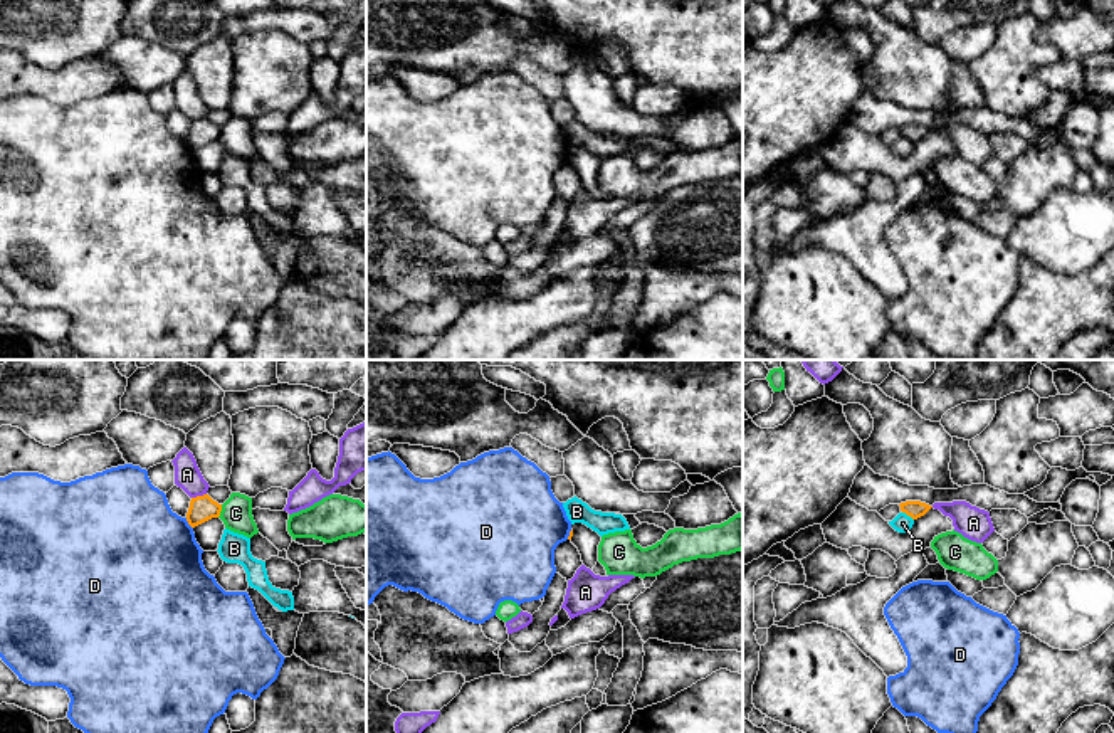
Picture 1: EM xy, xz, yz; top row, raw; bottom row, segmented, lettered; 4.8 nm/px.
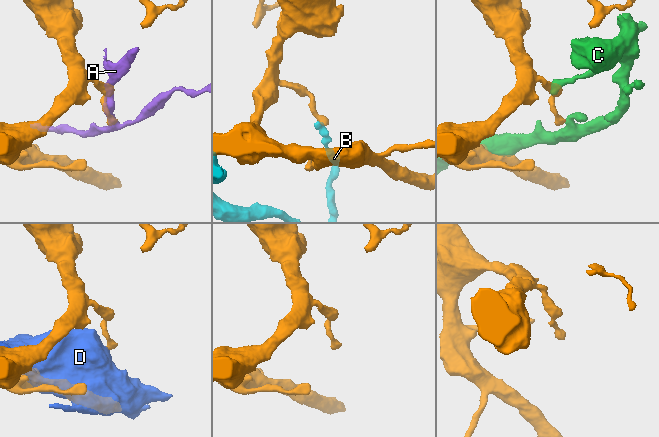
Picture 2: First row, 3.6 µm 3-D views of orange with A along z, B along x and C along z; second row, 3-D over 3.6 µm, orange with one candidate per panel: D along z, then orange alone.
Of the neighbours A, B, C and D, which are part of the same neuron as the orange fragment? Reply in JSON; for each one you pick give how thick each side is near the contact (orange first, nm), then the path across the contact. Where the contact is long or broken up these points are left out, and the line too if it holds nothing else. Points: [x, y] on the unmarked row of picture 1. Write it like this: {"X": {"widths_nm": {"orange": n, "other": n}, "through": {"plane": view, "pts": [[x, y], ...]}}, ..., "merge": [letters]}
{"merge": []}

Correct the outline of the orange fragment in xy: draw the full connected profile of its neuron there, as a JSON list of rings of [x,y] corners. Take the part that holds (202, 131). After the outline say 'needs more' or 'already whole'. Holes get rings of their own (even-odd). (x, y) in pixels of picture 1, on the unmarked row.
[[[208,118],[192,121],[190,131],[187,136],[187,145],[192,151],[212,143],[218,141],[222,134],[222,128],[213,124]]]; already whole

